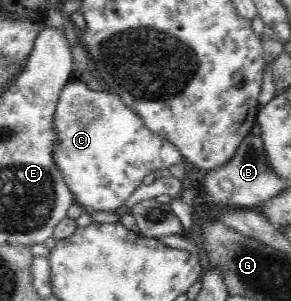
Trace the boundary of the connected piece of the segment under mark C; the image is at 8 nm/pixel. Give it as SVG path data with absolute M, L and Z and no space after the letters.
M79 79L65 84L60 93L55 112L55 132L59 145L55 149L55 164L73 192L74 204L88 212L118 213L131 198L132 193L143 183L143 179L159 169L170 169L182 162L179 150L167 138L156 135L145 122L117 94L89 89Z

